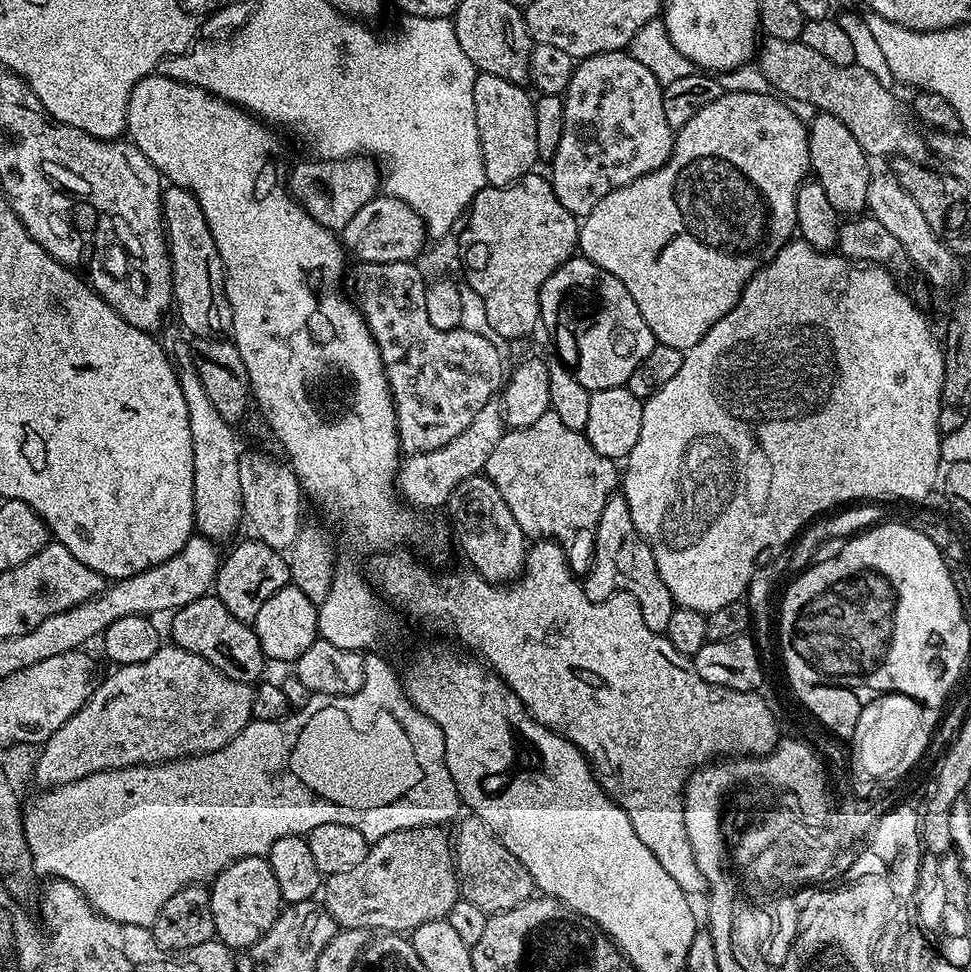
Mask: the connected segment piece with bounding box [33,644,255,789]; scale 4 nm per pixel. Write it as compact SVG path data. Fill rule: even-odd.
M166 644L146 662L119 665L114 674L99 681L94 694L82 710L46 740L39 751L33 781L49 789L57 784L77 781L92 773L118 768L168 763L184 756L207 755L220 751L247 725L253 714L253 685L228 679L210 662L173 644Z

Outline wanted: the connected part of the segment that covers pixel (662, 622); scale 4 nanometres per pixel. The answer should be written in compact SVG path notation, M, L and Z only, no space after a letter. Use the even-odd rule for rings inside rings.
M613 494L602 509L602 518L596 527L596 553L582 583L586 598L593 601L610 598L615 592L628 592L638 602L646 626L661 634L667 633L670 614L678 607L658 574L652 547L638 534L630 518L630 506L622 494Z

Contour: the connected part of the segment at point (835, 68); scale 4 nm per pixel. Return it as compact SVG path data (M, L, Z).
M767 38L758 48L758 66L762 74L766 74L769 89L789 101L810 102L813 109L829 112L838 118L838 122L842 122L842 126L846 126L846 130L858 138L858 146L862 146L868 157L905 156L908 160L927 161L930 156L928 141L923 135L920 137L913 113L905 105L904 109L896 101L895 94L862 64L857 62L850 66L838 66L838 62L822 58L822 54L810 50L810 46L801 40Z

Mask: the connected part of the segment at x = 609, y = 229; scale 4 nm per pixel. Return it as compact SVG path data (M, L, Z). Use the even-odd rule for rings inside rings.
M724 92L714 102L710 102L710 106L702 106L702 110L698 110L698 114L694 114L694 118L686 122L686 126L678 129L672 141L670 158L661 168L606 194L606 198L602 198L602 202L598 202L598 206L594 206L594 210L590 210L590 214L579 221L579 255L602 266L602 270L614 274L614 278L618 278L618 282L622 282L622 286L630 290L630 298L634 298L634 306L638 306L642 318L646 318L646 326L650 326L657 344L674 346L681 350L693 348L708 333L710 326L714 326L714 322L730 314L750 277L769 260L774 259L780 247L793 239L797 231L796 191L805 183L807 176L804 175L809 175L809 172L808 129L805 121L796 117L783 99L772 94Z

